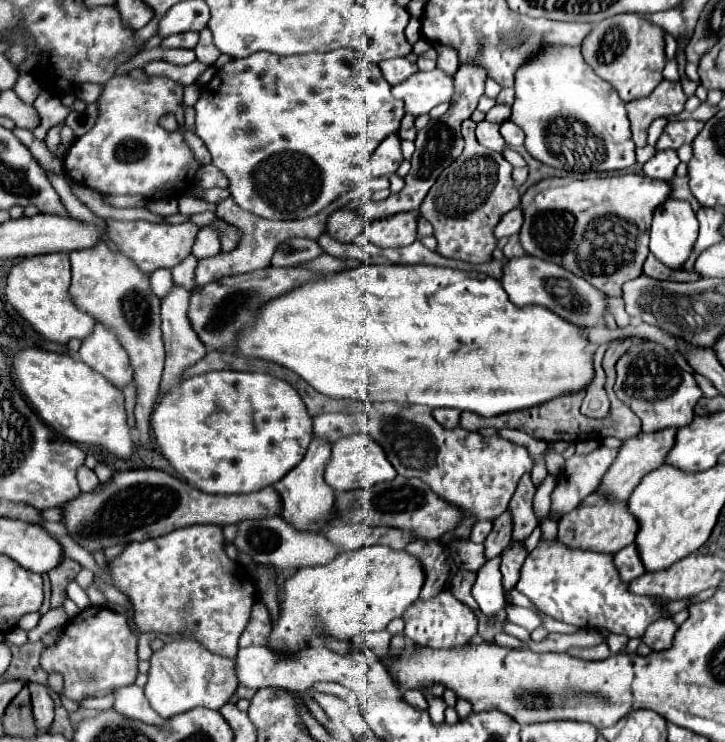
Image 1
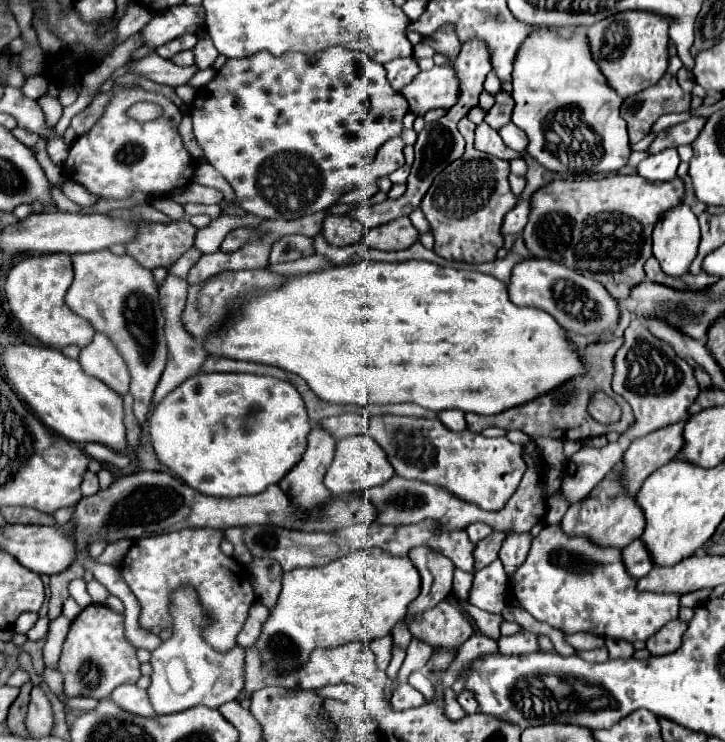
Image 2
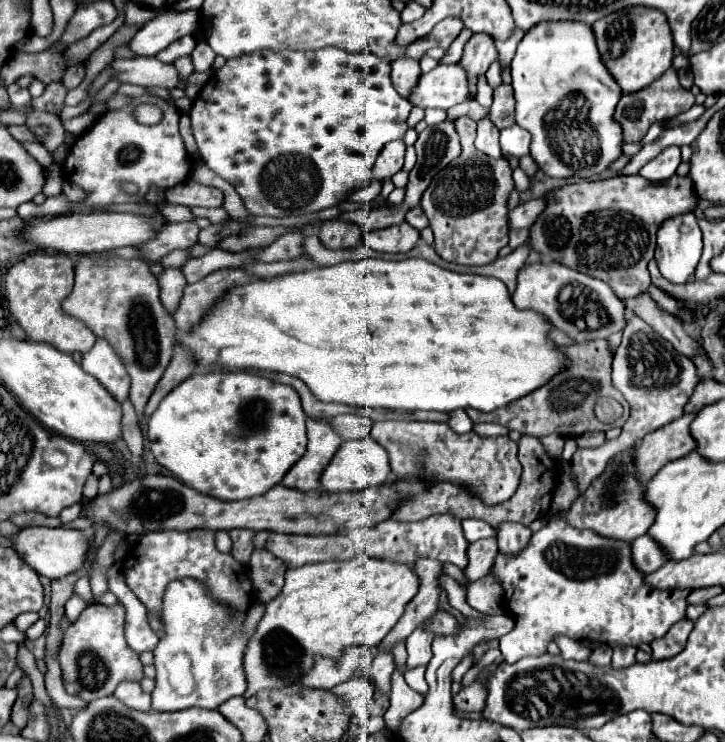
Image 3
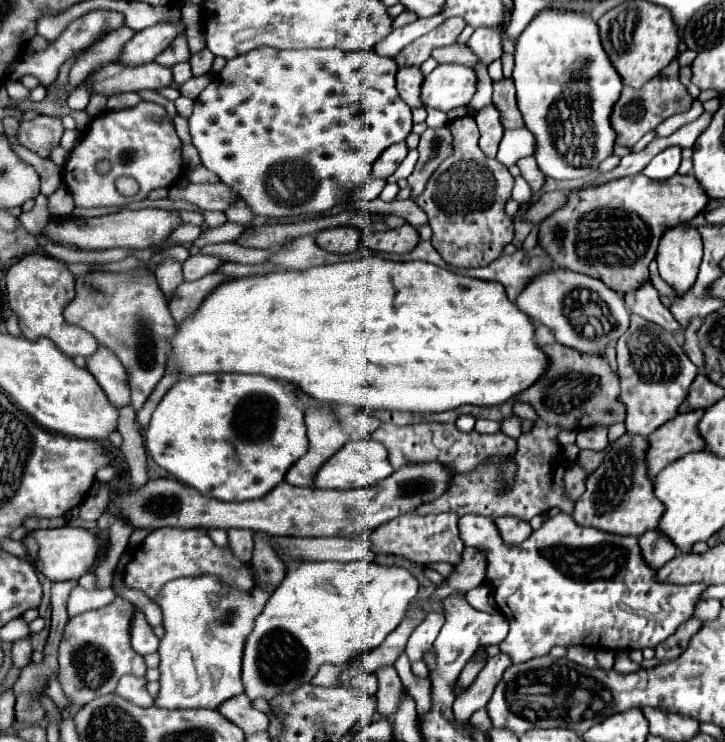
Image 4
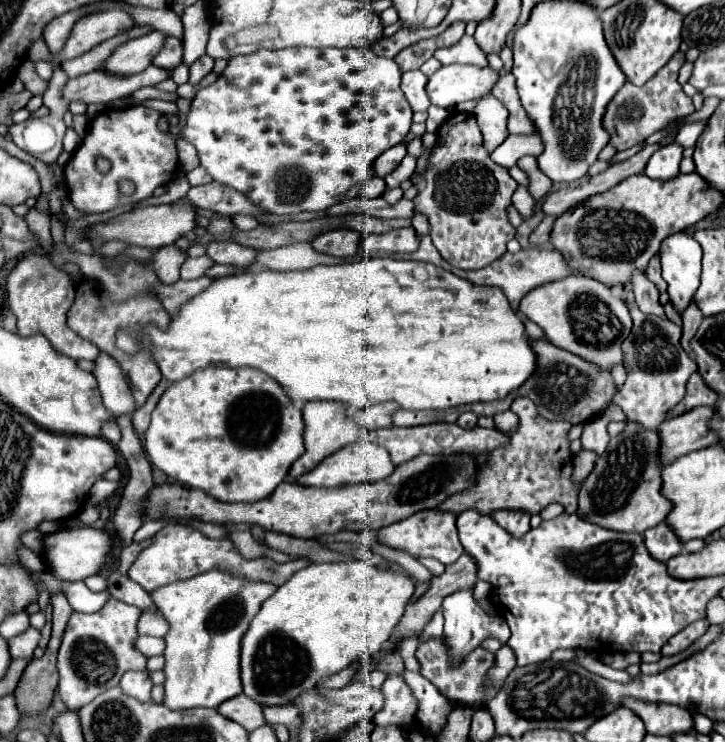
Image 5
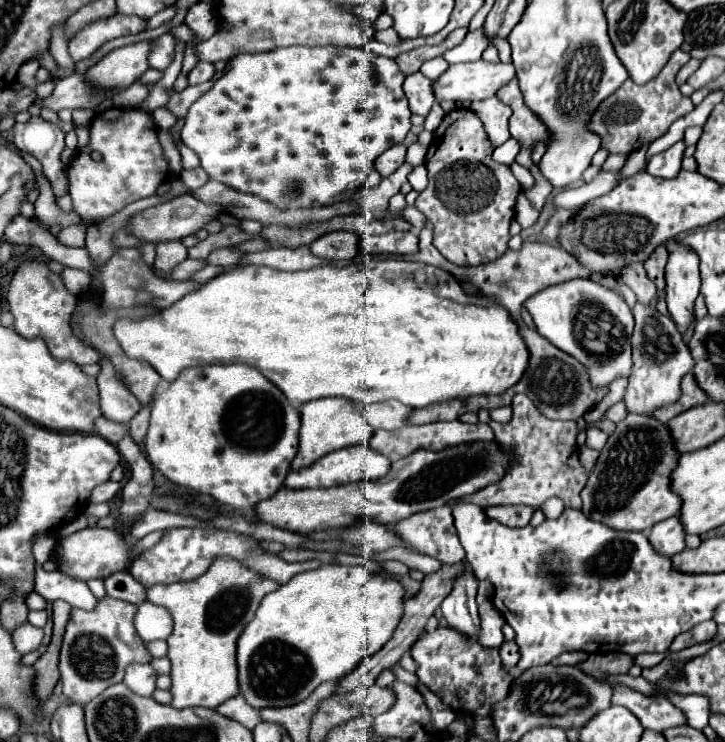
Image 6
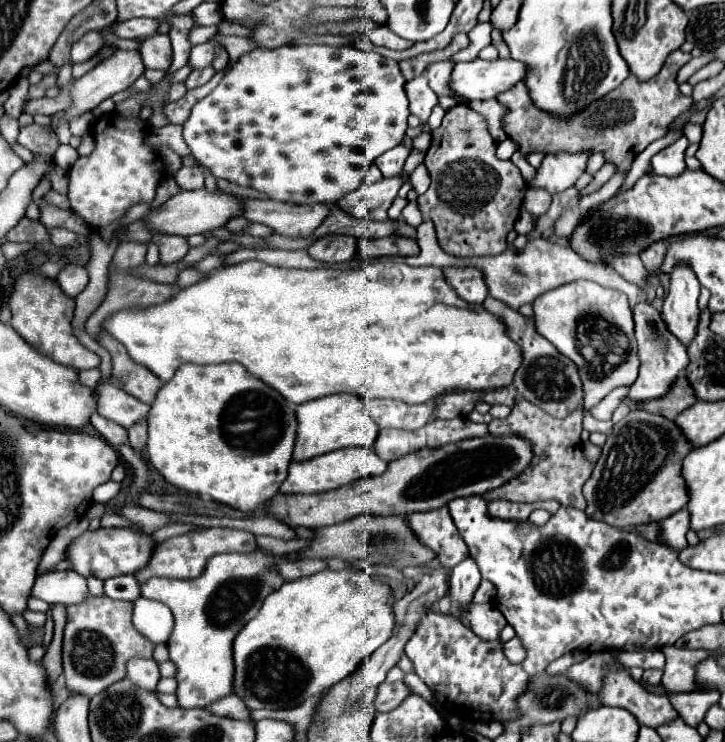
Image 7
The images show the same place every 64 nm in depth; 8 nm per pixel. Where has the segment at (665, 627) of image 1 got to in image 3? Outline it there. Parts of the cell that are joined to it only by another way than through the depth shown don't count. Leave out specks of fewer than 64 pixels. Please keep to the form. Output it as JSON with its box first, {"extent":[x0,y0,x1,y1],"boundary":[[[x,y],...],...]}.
{"extent":[650,620,694,660],"boundary":[[[692,620],[676,622],[664,638],[650,644],[652,646],[652,660],[666,660],[666,658],[680,654],[686,646],[686,640],[688,640],[688,634],[692,632],[692,628],[694,628]]]}

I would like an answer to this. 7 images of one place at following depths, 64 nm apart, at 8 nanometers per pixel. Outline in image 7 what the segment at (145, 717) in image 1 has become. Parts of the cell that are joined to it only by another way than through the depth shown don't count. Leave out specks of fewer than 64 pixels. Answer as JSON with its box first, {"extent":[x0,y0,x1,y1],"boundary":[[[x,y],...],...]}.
{"extent":[128,658,160,690],"boundary":[[[130,658],[128,660],[128,678],[144,690],[156,690],[156,684],[160,680],[158,664],[152,658]]]}

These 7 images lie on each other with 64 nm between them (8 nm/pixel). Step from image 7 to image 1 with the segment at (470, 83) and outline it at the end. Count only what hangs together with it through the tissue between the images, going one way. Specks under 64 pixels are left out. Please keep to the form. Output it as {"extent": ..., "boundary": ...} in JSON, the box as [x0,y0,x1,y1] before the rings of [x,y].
{"extent":[392,68,454,116],"boundary":[[[434,68],[430,72],[416,72],[406,82],[394,86],[392,94],[404,100],[406,112],[420,116],[428,114],[438,104],[450,104],[450,98],[454,94],[454,80],[440,68]]]}

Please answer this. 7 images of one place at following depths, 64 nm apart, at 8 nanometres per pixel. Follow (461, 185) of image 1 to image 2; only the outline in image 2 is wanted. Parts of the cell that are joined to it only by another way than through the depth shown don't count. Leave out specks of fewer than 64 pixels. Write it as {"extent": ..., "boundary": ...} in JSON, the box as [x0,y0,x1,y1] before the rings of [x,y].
{"extent":[420,118,516,264],"boundary":[[[468,118],[458,122],[458,130],[466,140],[466,150],[462,158],[448,164],[428,188],[420,208],[430,222],[434,234],[434,252],[448,260],[458,260],[466,264],[484,264],[496,258],[496,252],[504,244],[500,232],[504,216],[516,206],[516,196],[510,192],[510,164],[492,154],[474,148],[474,128],[476,124]]]}

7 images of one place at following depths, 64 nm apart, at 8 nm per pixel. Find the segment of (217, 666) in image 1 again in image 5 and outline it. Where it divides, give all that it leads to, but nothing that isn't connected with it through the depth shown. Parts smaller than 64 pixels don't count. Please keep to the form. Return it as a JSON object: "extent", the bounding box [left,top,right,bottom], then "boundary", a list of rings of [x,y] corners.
{"extent":[150,570,276,710],"boundary":[[[210,570],[190,580],[180,580],[156,588],[150,596],[156,608],[164,614],[170,624],[170,632],[166,634],[166,700],[164,704],[170,710],[186,710],[186,708],[218,708],[224,700],[230,700],[242,692],[240,684],[240,640],[248,630],[252,618],[260,610],[262,602],[276,592],[276,586],[270,582],[254,582],[242,576],[236,576],[226,570]]]}

